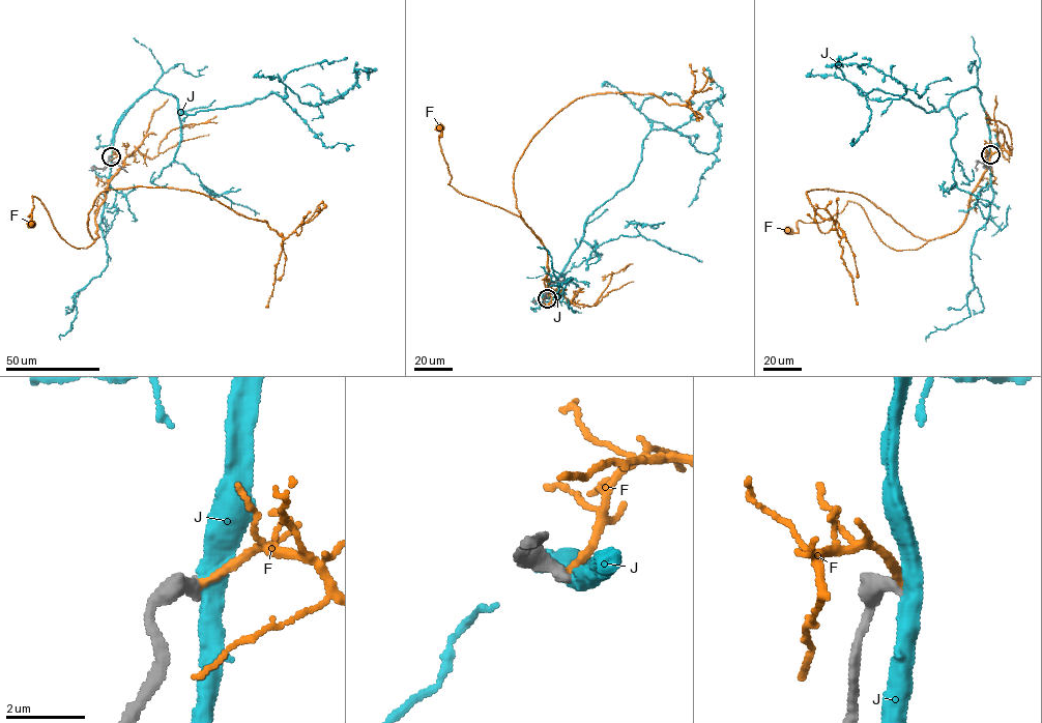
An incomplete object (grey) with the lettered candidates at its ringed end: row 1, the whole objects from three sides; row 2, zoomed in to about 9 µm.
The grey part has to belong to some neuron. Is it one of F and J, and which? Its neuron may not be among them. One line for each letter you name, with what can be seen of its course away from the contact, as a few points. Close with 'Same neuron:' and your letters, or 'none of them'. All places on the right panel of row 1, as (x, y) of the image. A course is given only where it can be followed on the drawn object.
Same neuron: none of them

